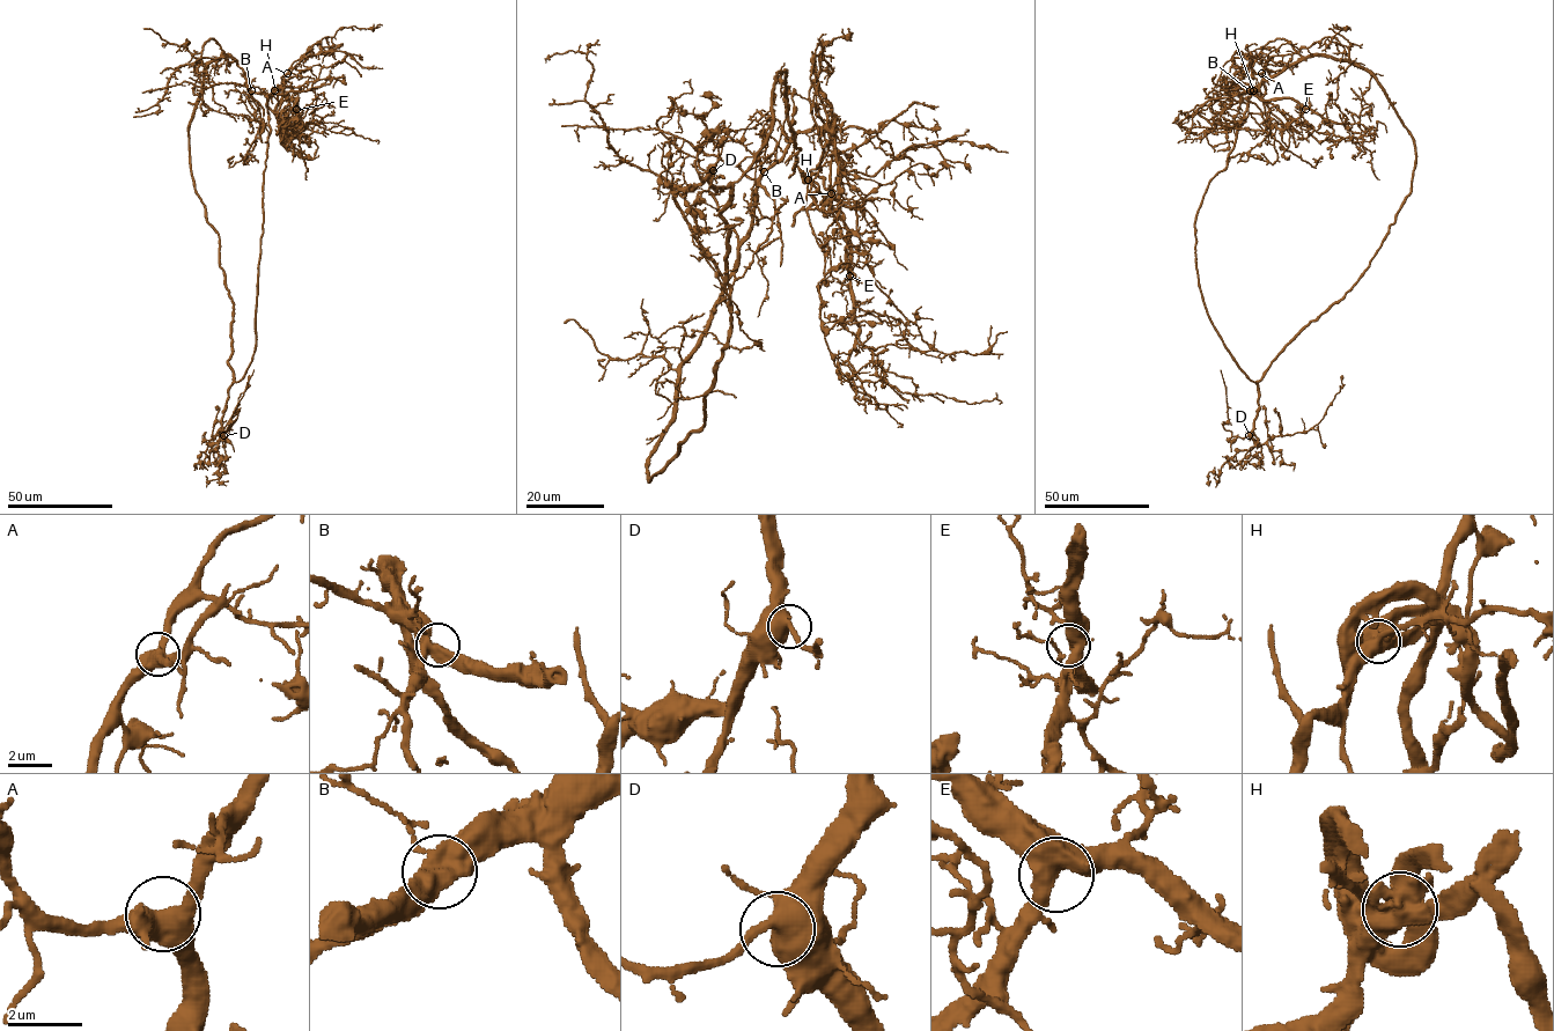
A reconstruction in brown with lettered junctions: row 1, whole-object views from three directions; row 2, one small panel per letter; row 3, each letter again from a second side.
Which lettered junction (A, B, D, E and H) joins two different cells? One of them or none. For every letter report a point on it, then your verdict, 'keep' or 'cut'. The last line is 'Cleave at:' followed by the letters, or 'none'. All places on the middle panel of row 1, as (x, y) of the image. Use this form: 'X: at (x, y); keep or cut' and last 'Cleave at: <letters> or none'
A: at (831, 193); keep
B: at (764, 171); keep
D: at (713, 170); keep
E: at (849, 275); keep
H: at (808, 179); cut
Cleave at: H

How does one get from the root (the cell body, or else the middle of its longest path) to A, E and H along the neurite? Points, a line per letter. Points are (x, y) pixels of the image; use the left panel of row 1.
A: (263, 189), (270, 132), (267, 100), (287, 73)
E: (263, 189), (270, 132), (267, 98), (280, 88), (287, 100), (297, 98), (296, 109)
H: (263, 189), (270, 132), (267, 102), (274, 90)

